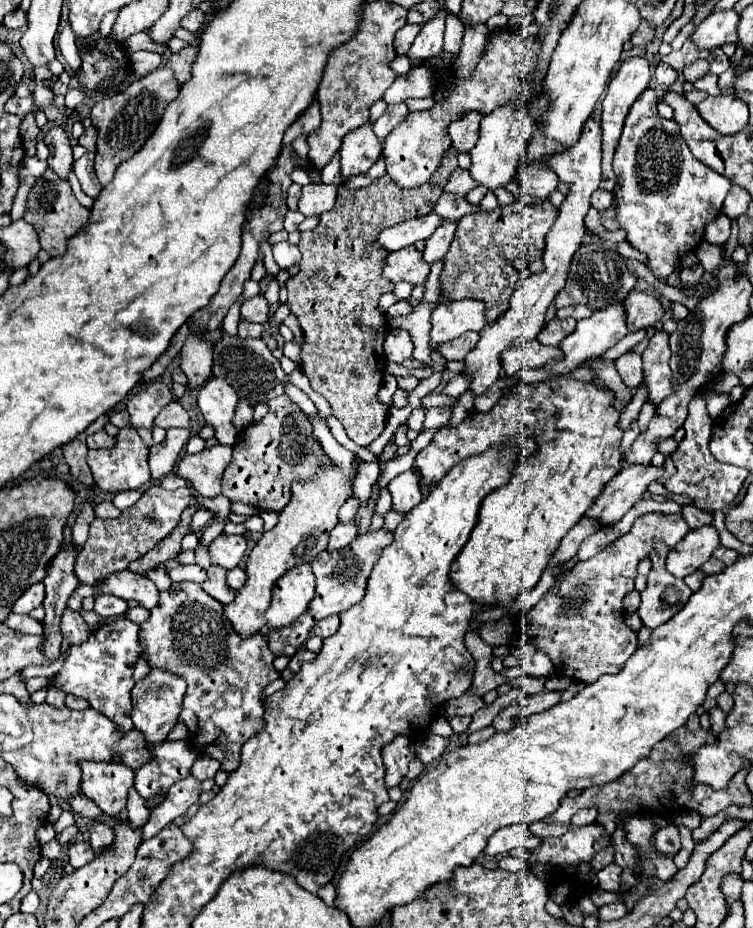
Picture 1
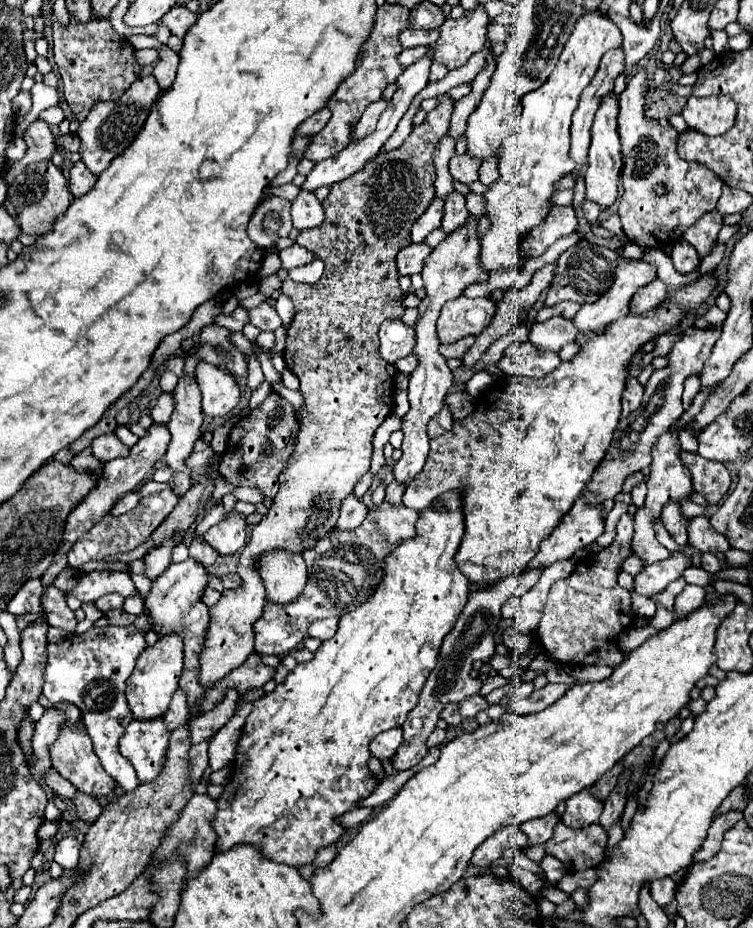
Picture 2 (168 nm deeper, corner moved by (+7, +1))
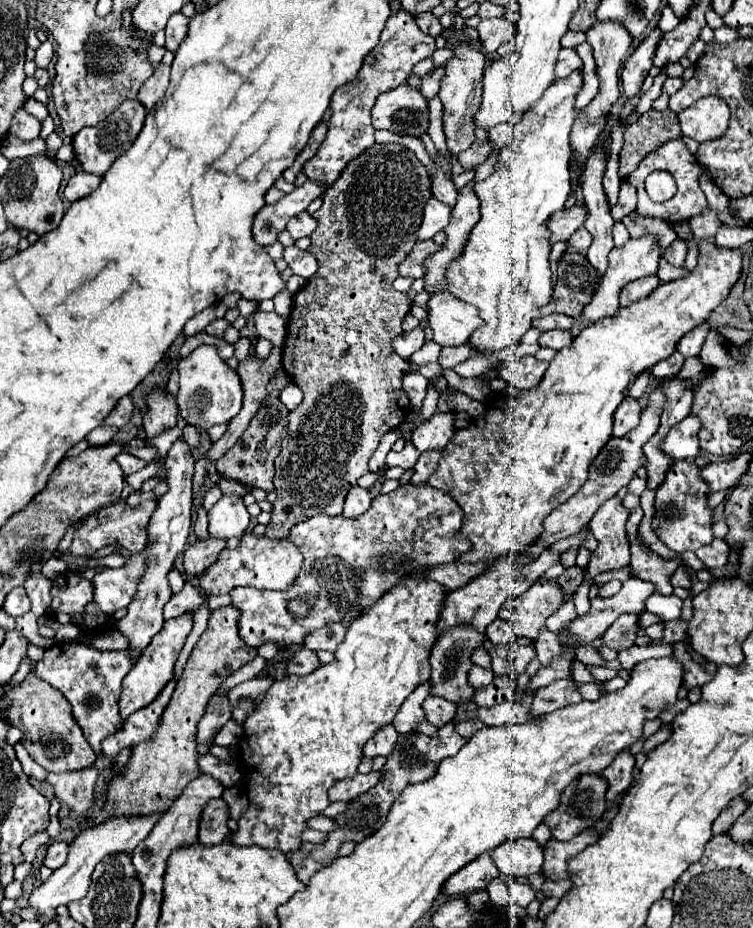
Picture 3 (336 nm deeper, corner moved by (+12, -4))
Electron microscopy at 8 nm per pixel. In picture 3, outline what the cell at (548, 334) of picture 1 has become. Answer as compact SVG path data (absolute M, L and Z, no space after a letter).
M550 329L540 333L540 347L550 347L560 351L562 347L568 347L572 343L572 333L566 329Z

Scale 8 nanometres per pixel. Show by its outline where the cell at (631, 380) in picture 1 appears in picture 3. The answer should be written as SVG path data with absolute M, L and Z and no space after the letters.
M626 397L614 413L614 435L626 435L640 421L640 403L634 397Z

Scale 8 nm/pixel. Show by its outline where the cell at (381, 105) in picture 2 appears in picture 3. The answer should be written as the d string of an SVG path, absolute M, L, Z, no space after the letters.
M406 83L382 93L372 107L372 127L420 137L428 129L428 103L424 95Z

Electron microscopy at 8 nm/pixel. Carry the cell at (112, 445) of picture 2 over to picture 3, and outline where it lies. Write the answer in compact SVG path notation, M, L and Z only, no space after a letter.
M122 451L122 453L118 453L118 455L116 455L116 463L122 467L124 475L136 473L136 471L140 471L140 469L146 465L146 461L142 461L142 459L138 459L138 457L134 457L134 455L130 455L130 453L126 453L126 451Z

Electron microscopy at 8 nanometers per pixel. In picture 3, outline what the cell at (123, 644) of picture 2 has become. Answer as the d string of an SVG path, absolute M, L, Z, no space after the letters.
M72 641L72 643L54 643L44 651L44 657L36 663L34 673L38 679L50 683L58 689L72 705L72 715L76 723L82 727L86 741L90 743L96 757L102 757L100 743L114 735L120 725L118 697L122 689L124 675L132 669L130 649L124 651L102 651L92 645Z

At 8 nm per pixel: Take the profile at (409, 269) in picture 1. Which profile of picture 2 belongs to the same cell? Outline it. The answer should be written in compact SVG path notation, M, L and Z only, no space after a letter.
M421 242L421 244L411 244L407 246L403 252L397 254L397 268L401 276L413 276L417 272L421 272L423 268L423 260L425 256L429 256L431 248Z

